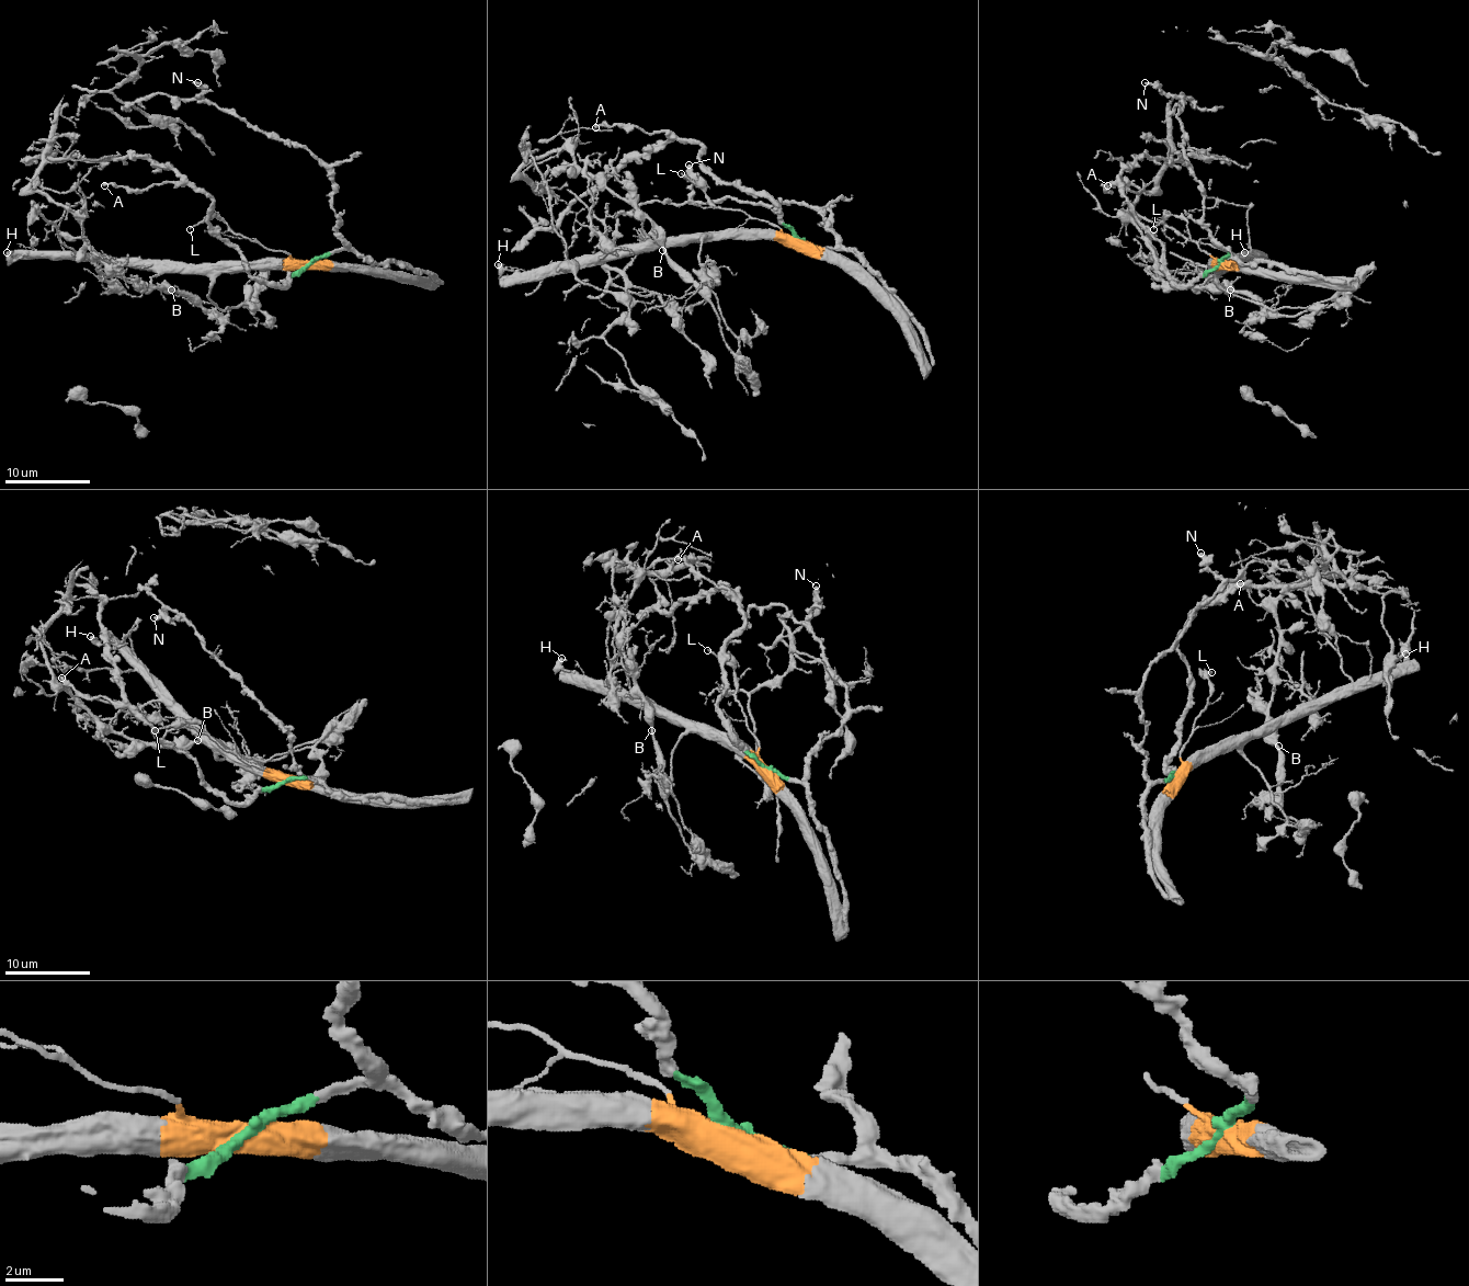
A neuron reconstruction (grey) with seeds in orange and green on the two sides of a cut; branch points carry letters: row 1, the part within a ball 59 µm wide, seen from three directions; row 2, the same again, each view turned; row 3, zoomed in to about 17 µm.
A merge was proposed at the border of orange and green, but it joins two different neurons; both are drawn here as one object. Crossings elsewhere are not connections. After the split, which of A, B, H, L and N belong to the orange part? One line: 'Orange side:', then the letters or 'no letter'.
Orange side: B, H, L

